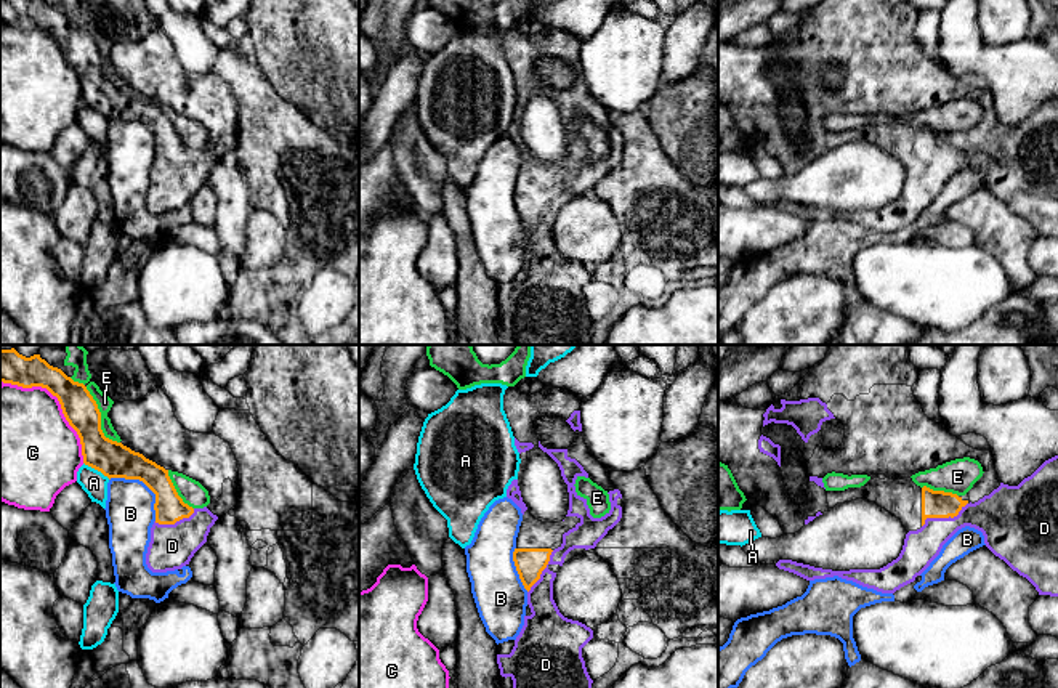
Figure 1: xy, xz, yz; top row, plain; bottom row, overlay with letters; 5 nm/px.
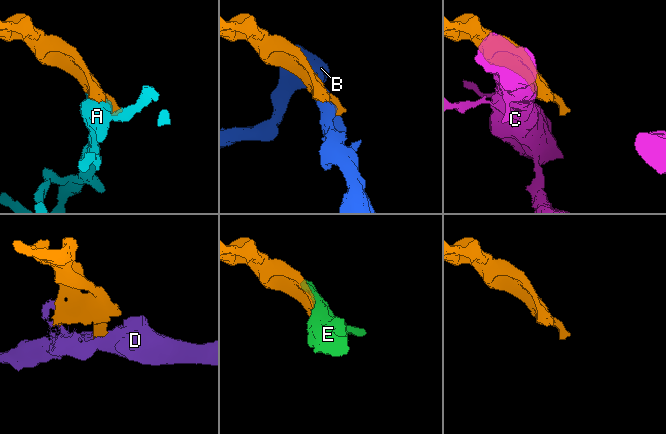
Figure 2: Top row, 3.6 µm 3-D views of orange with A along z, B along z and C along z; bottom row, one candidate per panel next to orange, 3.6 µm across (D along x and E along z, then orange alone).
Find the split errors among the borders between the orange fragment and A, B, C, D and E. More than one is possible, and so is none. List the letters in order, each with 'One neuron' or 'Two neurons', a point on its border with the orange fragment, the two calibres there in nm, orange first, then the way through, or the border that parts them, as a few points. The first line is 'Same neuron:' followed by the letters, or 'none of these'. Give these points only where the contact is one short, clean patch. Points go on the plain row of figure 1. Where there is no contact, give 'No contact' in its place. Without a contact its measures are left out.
Same neuron: D
A: Two neurons. Touches orange at xy (96, 109). Thickness 180 nm (orange) against 120 nm
B: Two neurons. Touches orange at xy (145, 124). Thickness 180 nm (orange) against 240 nm. Boundary: xy (109, 119), (138, 119), (154, 135), (156, 161)
C: Two neurons. Touches orange at xy (60, 44). Thickness 170 nm (orange) against 480 nm
D: One neuron. Touches orange at yz (943, 157). Thickness 140 nm (orange) against 200 nm. Path across: yz (935, 145), (943, 157), (993, 156)
E: Two neurons. Touches orange at xy (98, 52). Thickness 170 nm (orange) against 80 nm

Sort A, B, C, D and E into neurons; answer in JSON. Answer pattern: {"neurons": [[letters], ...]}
{"neurons": [["A"], ["B"], ["C"], ["D"], ["E"]]}

